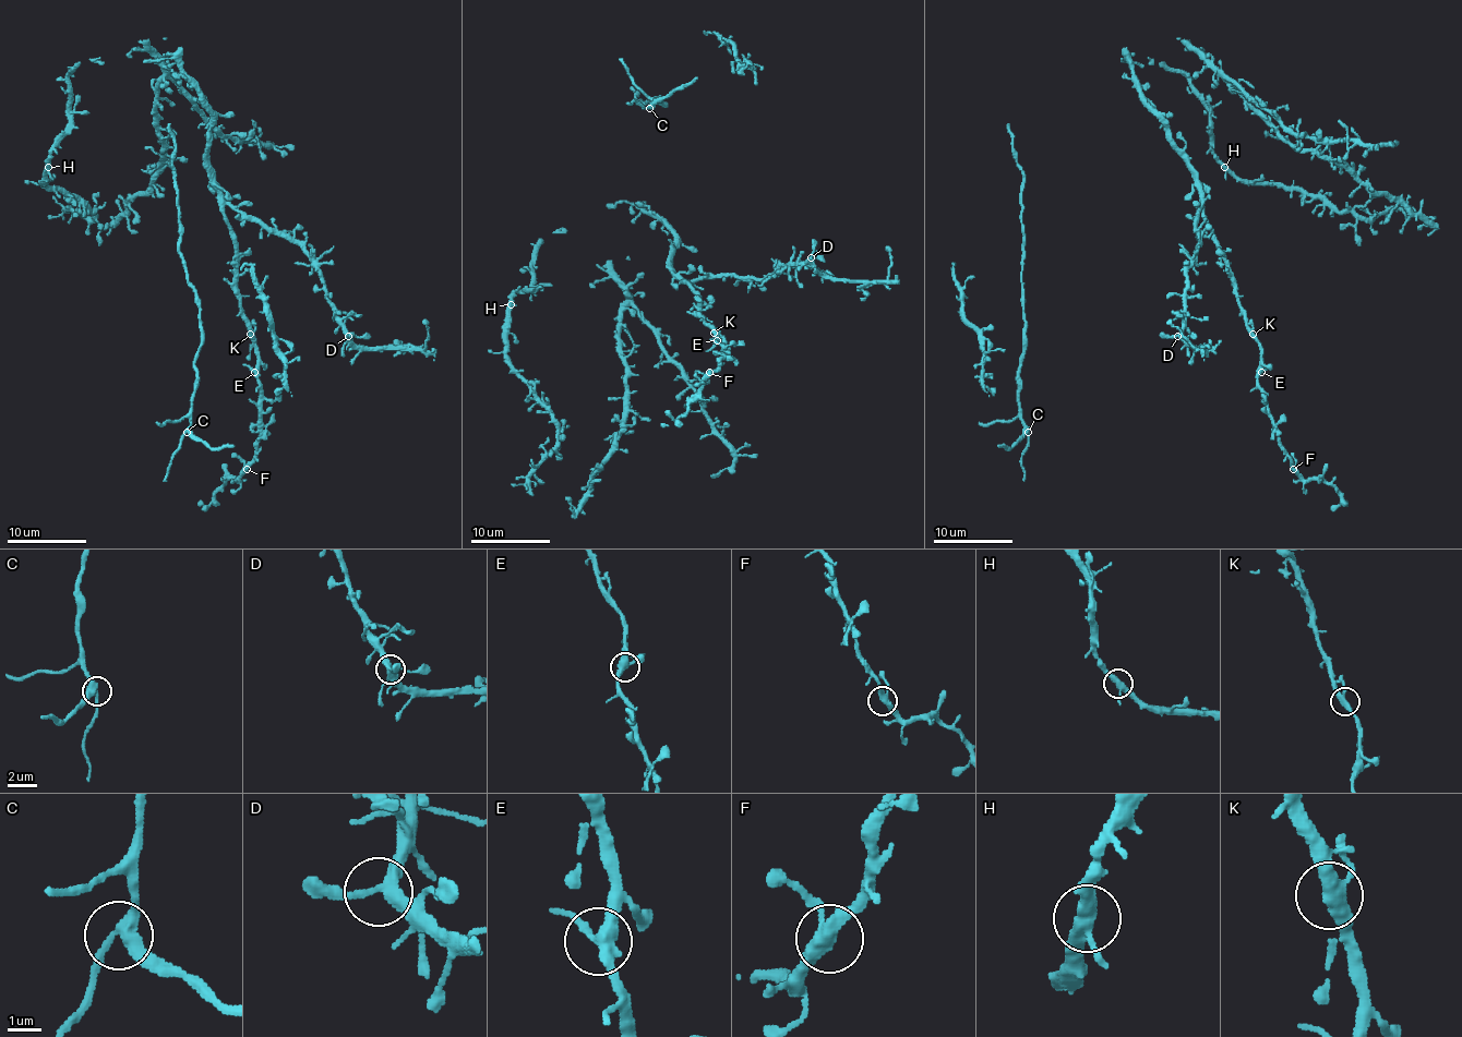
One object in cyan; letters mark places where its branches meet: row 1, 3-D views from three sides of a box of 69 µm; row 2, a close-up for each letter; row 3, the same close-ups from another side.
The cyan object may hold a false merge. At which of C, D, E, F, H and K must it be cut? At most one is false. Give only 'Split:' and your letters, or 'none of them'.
Split: none of them

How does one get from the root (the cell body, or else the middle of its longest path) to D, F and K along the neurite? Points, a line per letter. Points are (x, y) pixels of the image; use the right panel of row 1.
D: (1170, 135), (1185, 155), (1201, 196), (1195, 218), (1199, 246), (1187, 270), (1185, 326), (1177, 336)
F: (1170, 135), (1185, 155), (1247, 330), (1259, 344), (1257, 387), (1293, 469)
K: (1170, 135), (1185, 155), (1201, 195), (1201, 210), (1225, 263), (1245, 324), (1253, 334)

